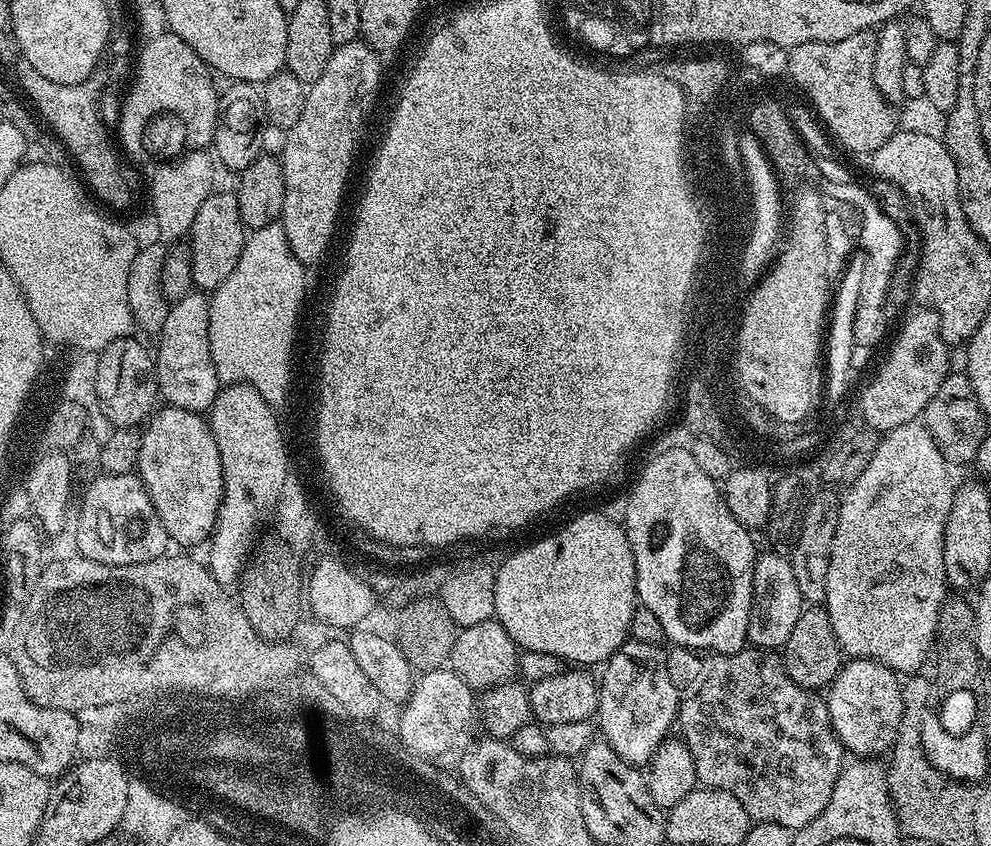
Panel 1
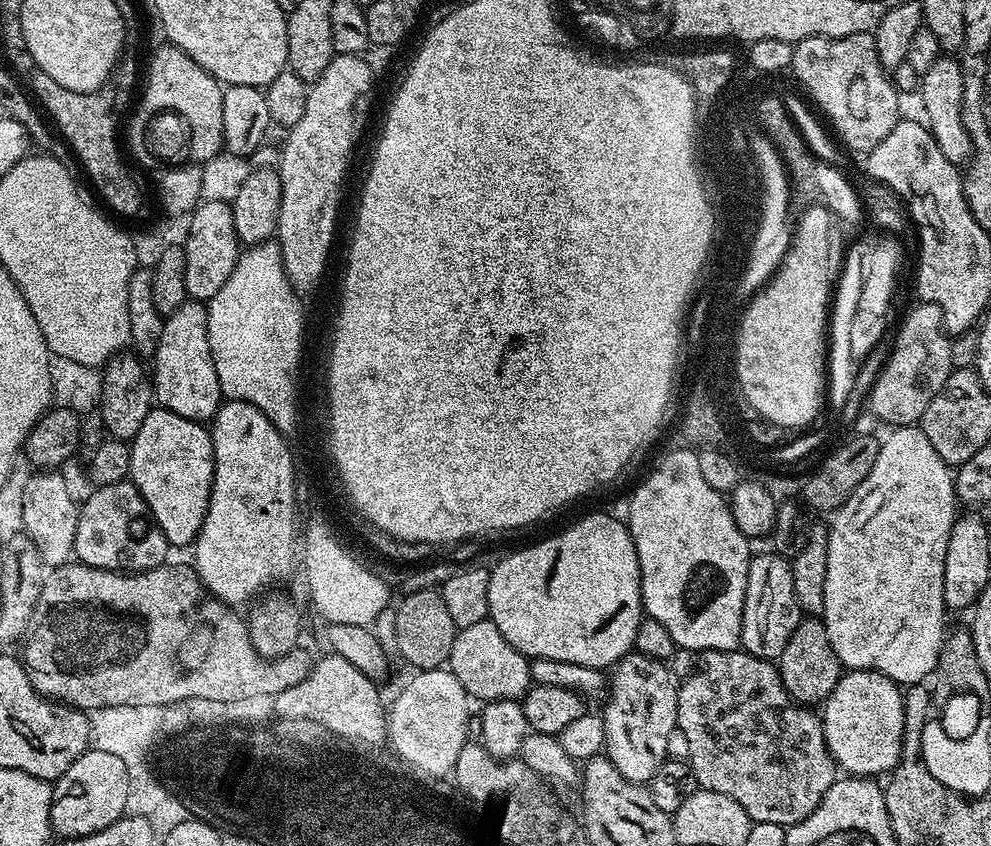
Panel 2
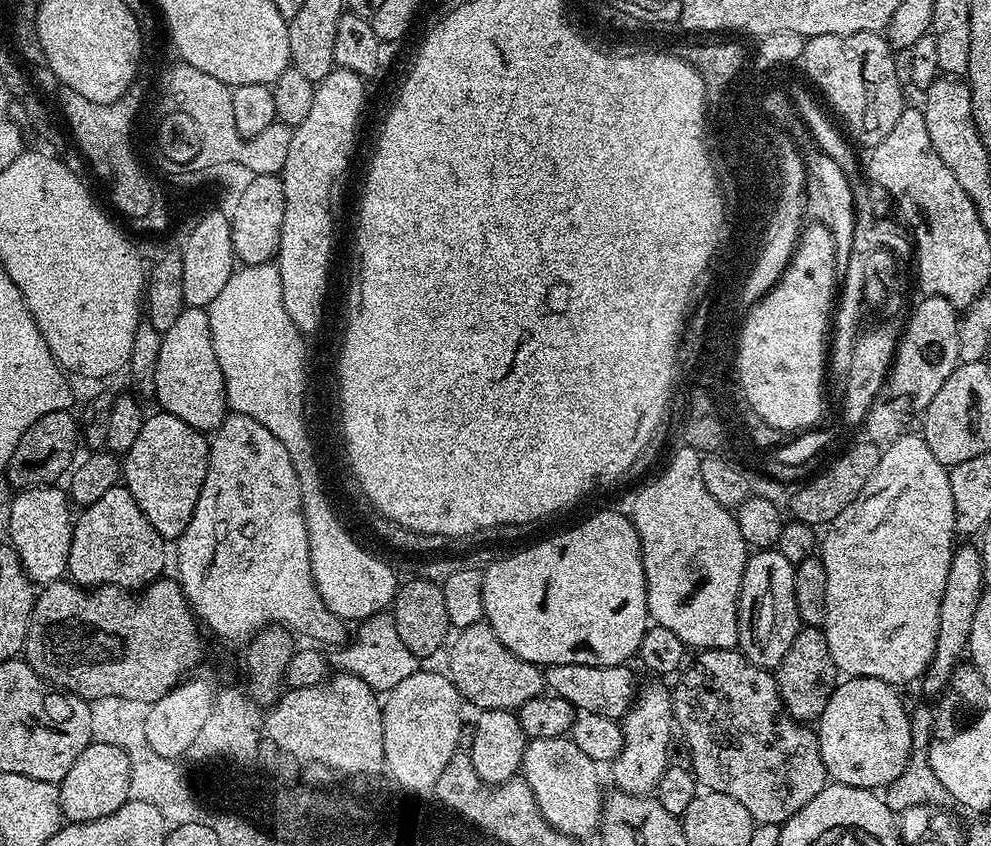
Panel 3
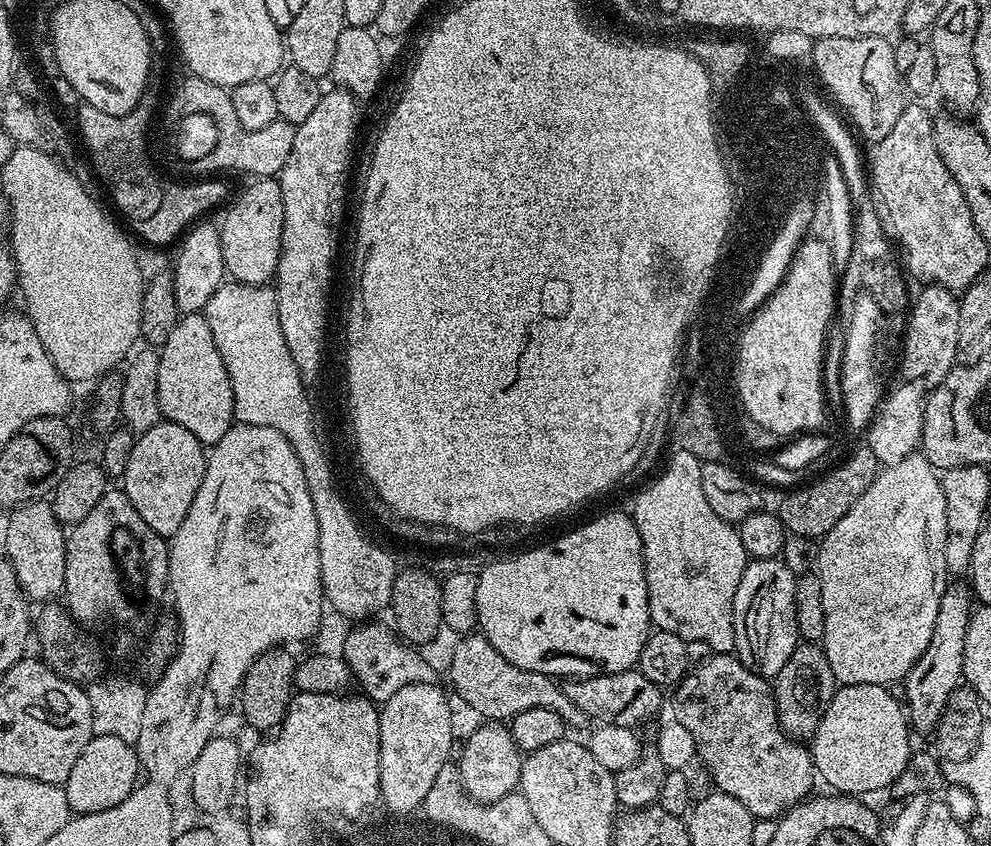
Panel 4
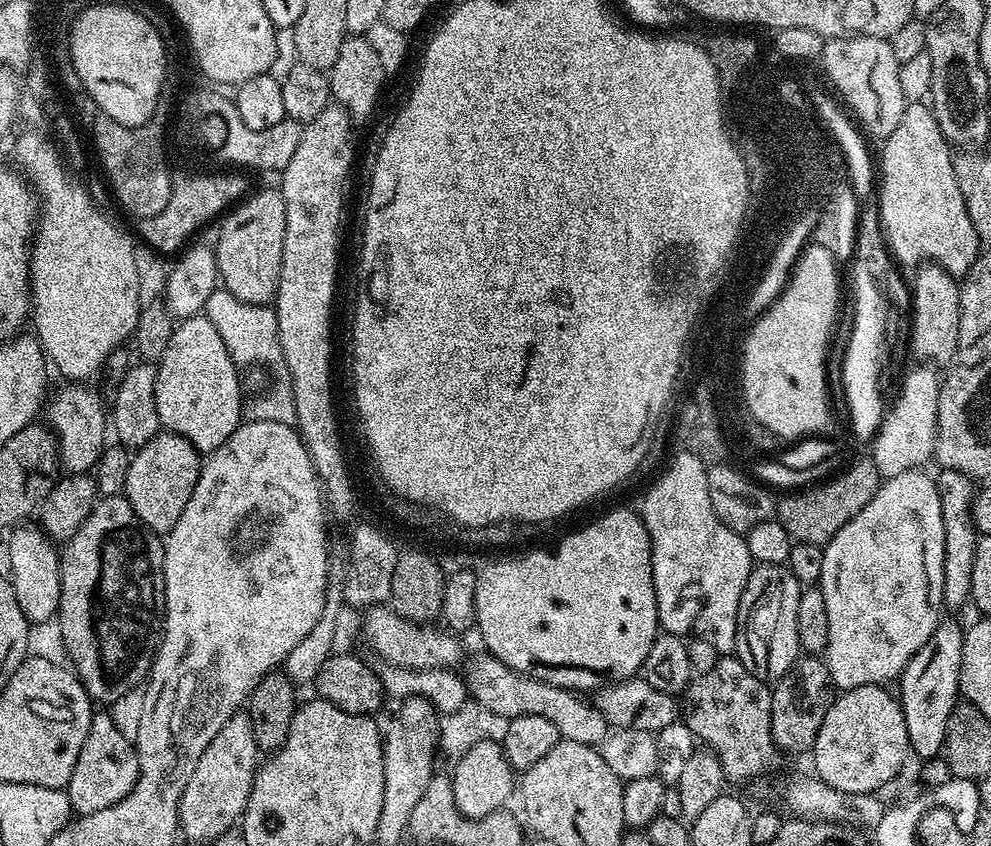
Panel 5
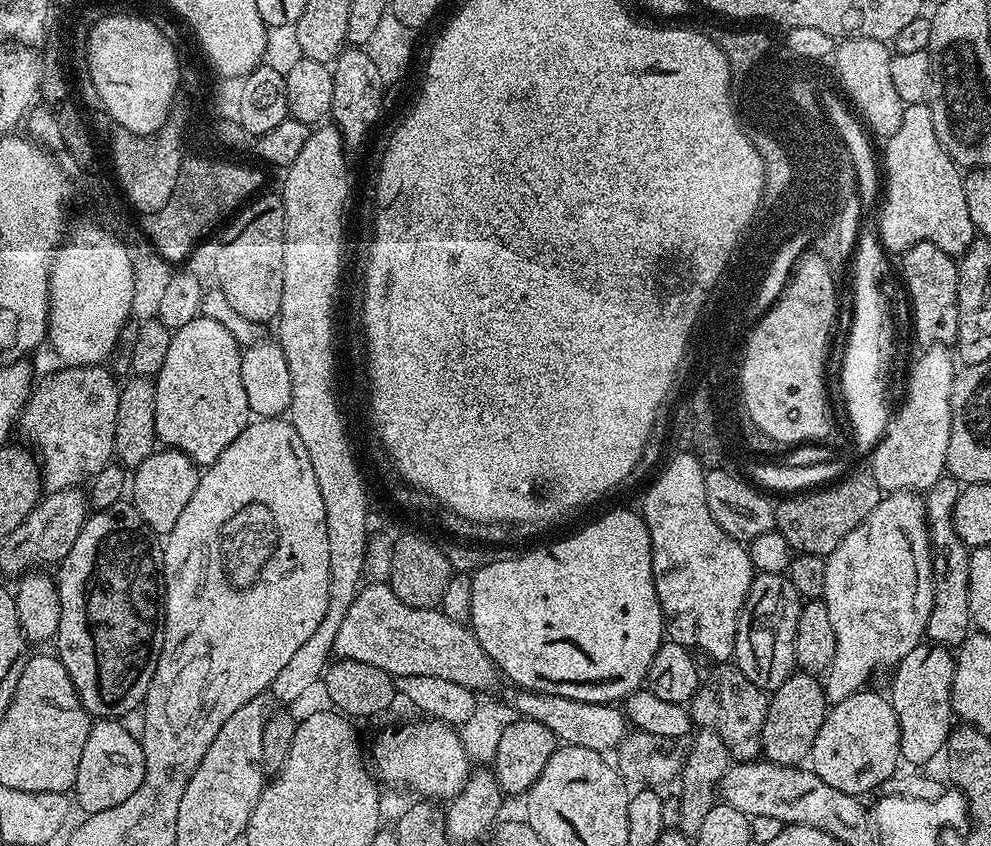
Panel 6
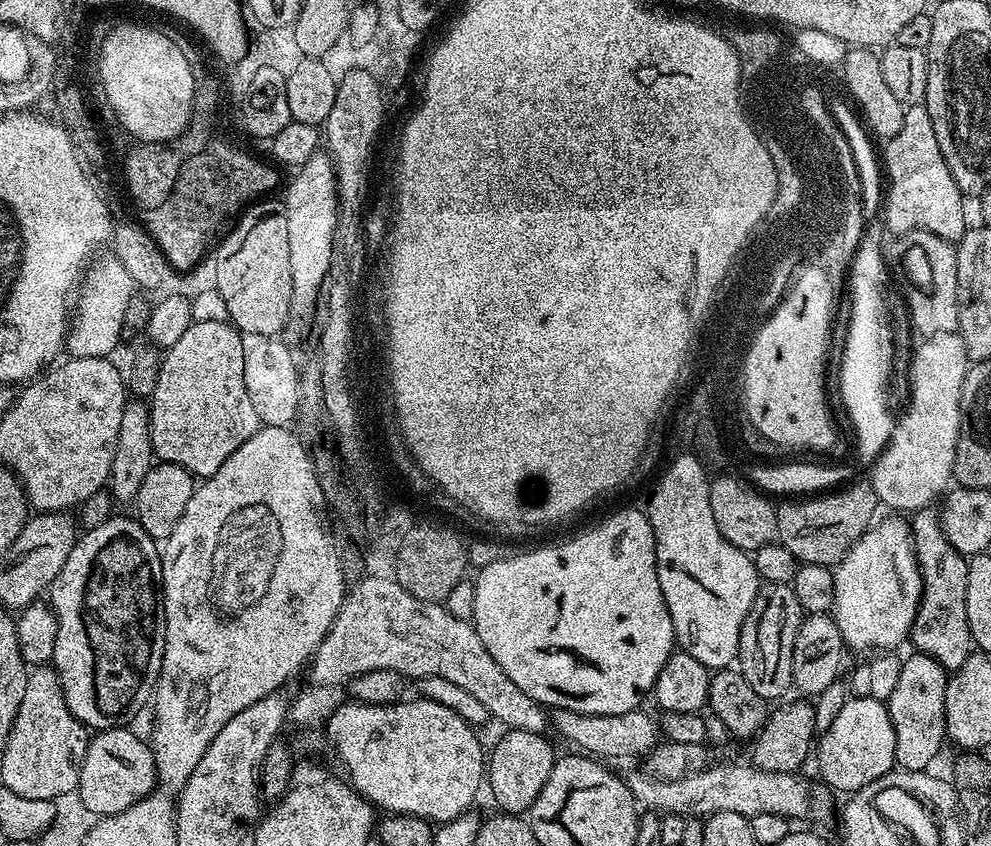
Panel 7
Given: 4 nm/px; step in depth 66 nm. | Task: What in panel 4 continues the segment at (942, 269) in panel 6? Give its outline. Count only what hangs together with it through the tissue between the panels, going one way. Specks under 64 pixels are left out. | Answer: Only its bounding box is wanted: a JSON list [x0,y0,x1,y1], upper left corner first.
[902,284,960,386]

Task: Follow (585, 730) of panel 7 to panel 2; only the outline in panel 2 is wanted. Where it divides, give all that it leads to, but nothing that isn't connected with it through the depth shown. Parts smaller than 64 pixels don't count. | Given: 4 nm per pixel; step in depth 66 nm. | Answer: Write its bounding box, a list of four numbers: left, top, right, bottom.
[447,619,532,701]

